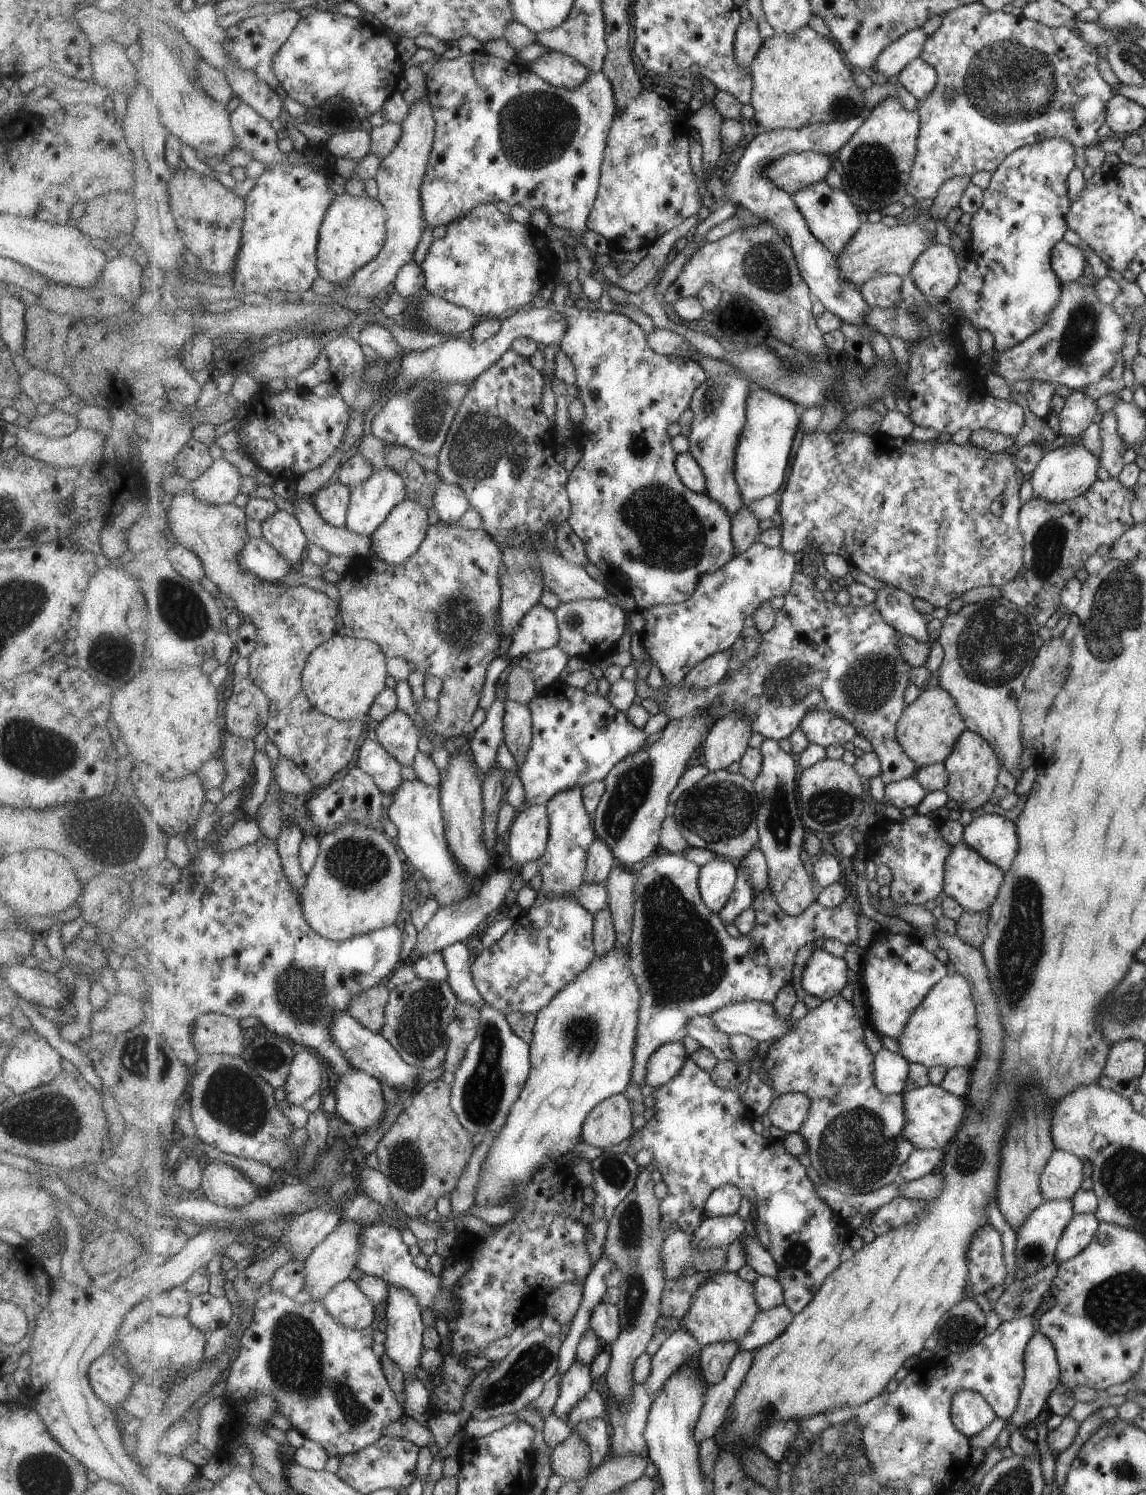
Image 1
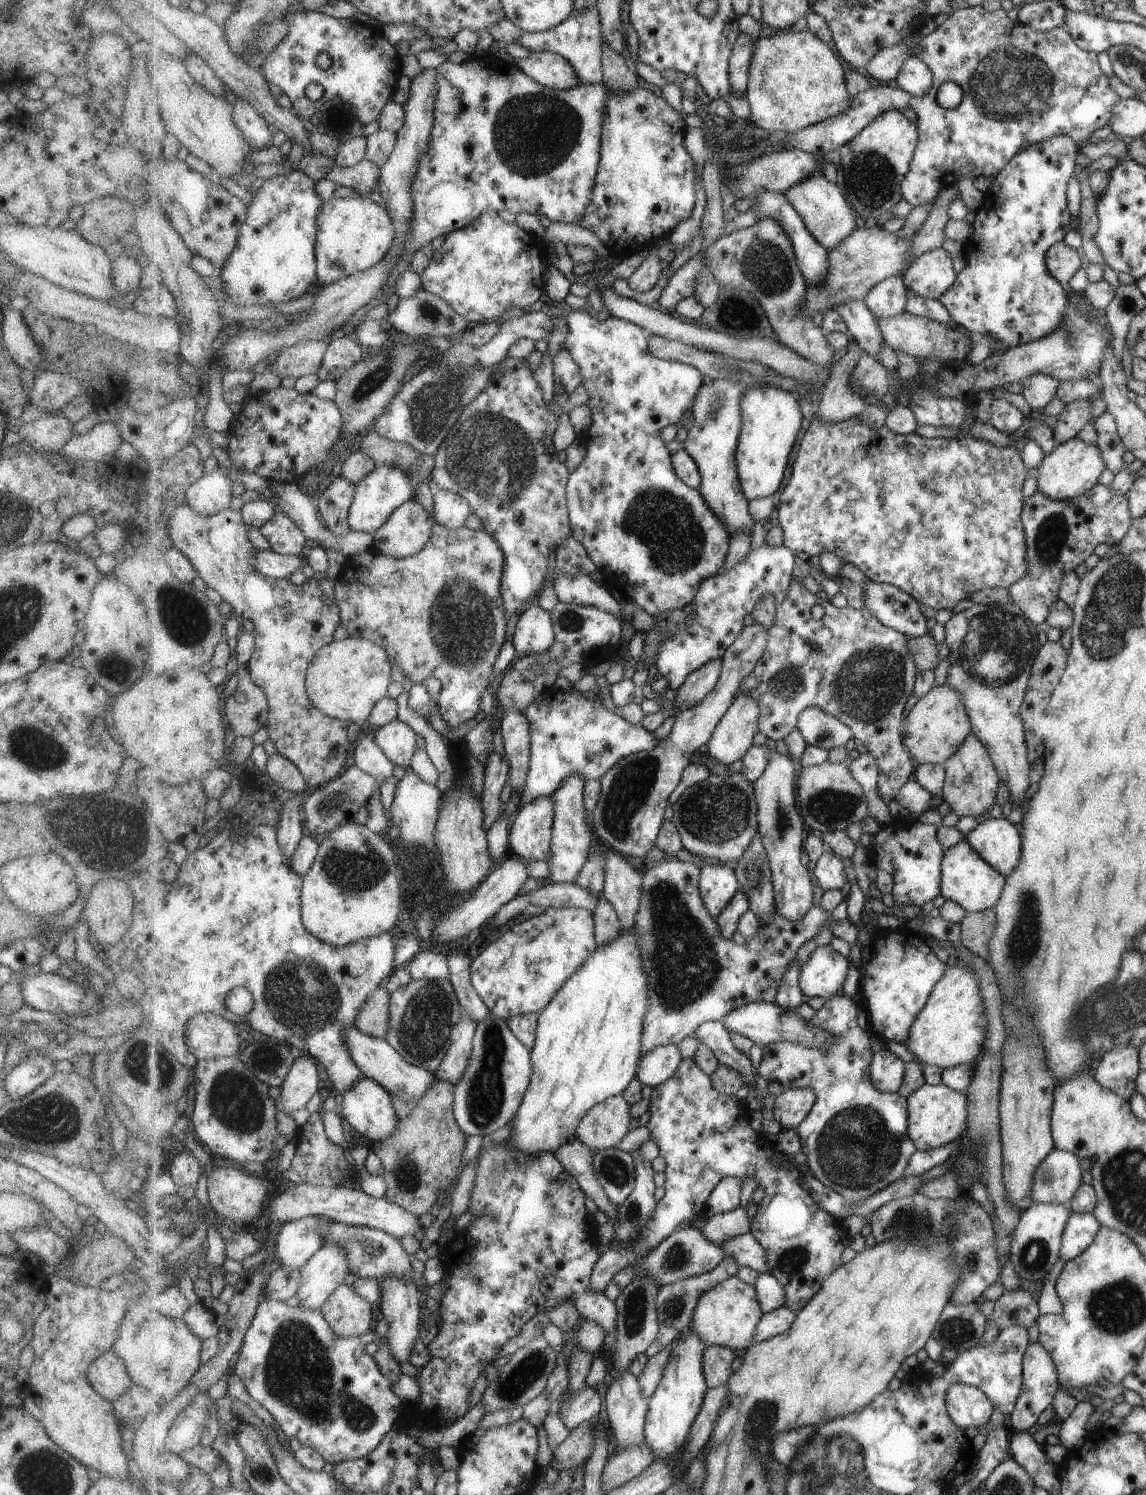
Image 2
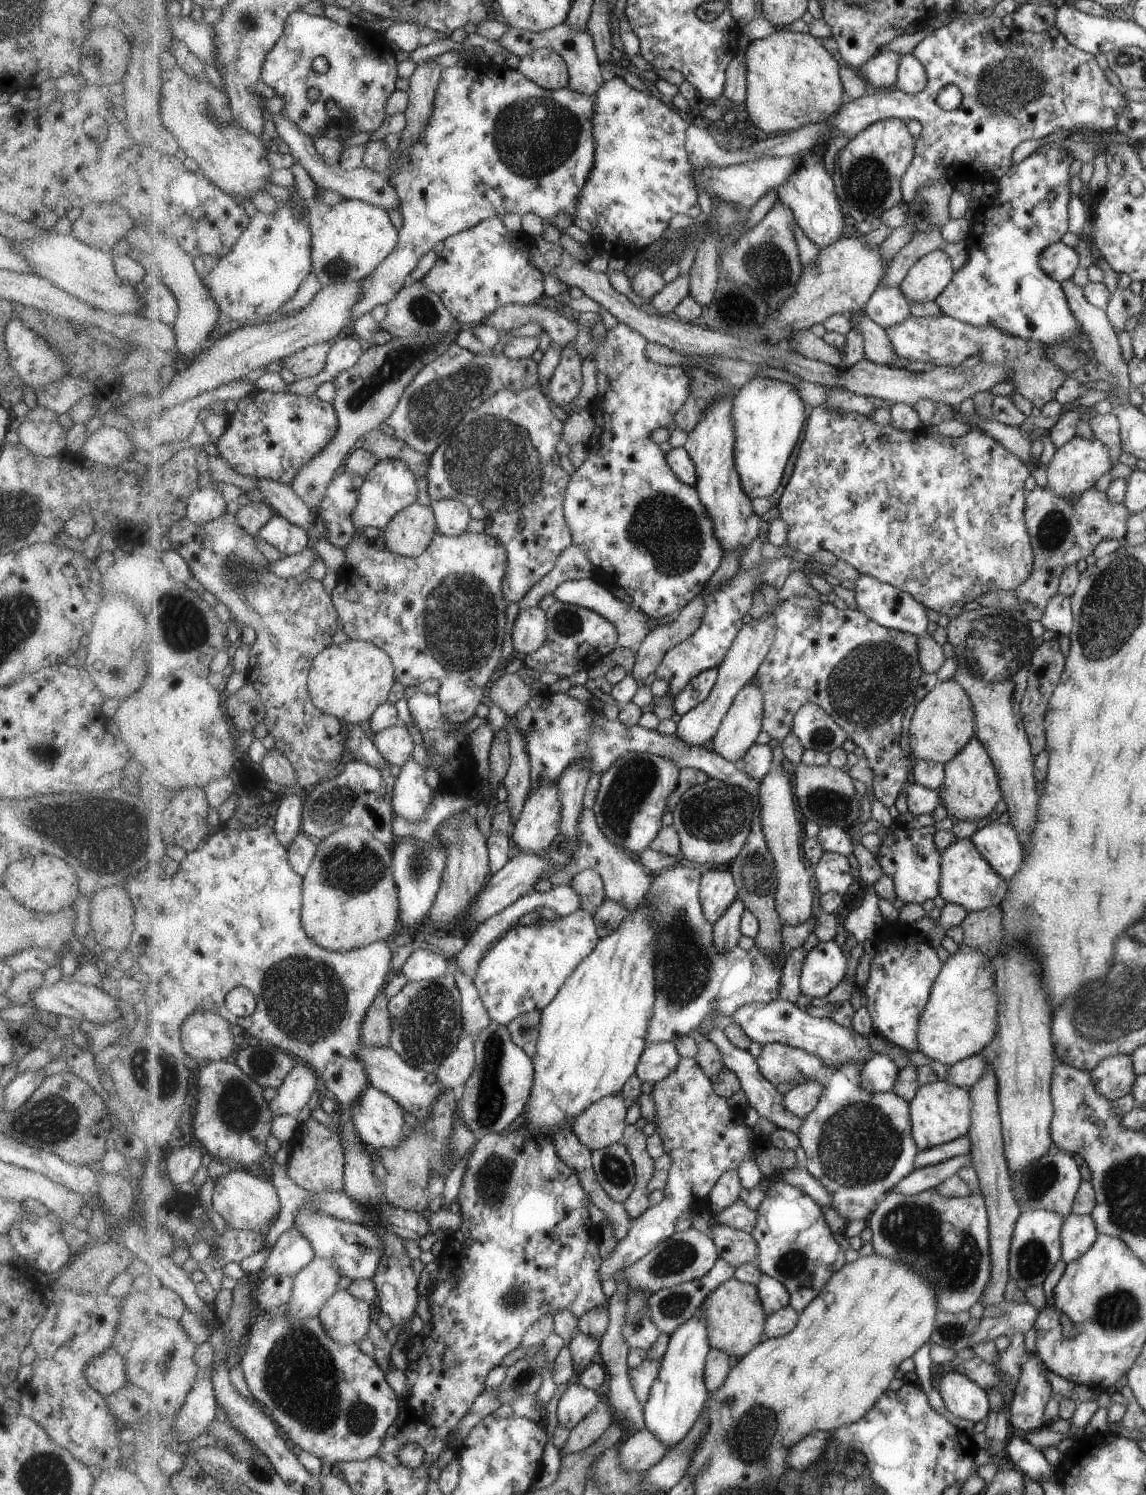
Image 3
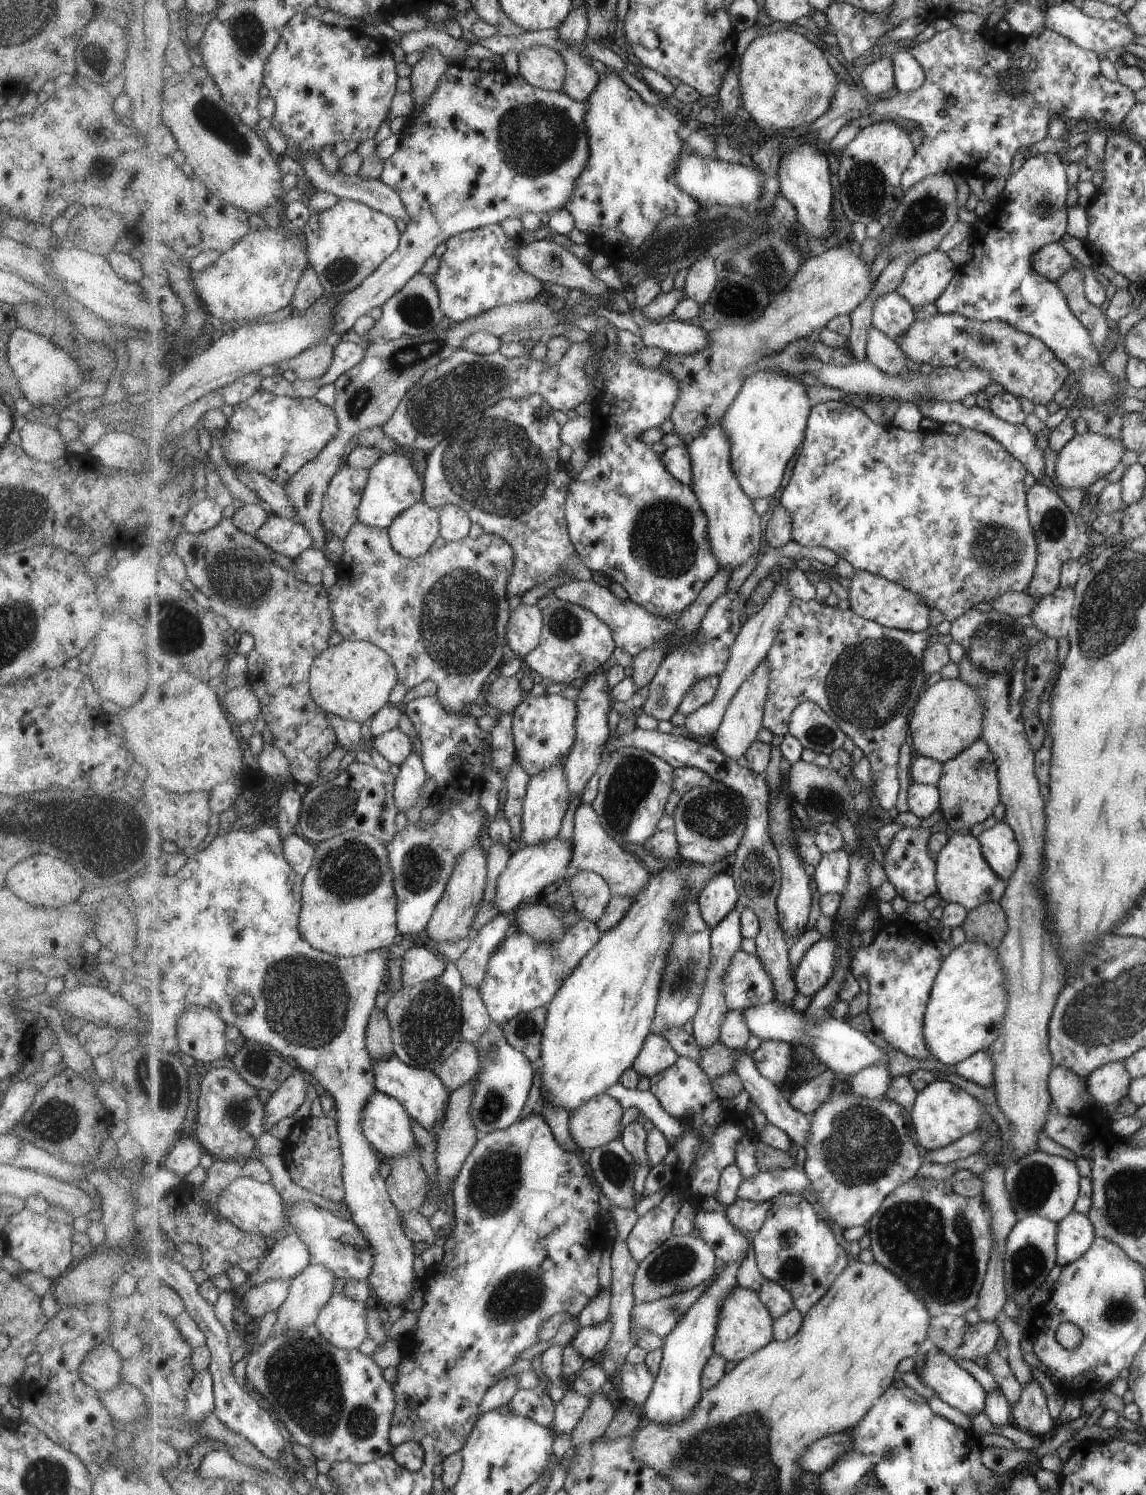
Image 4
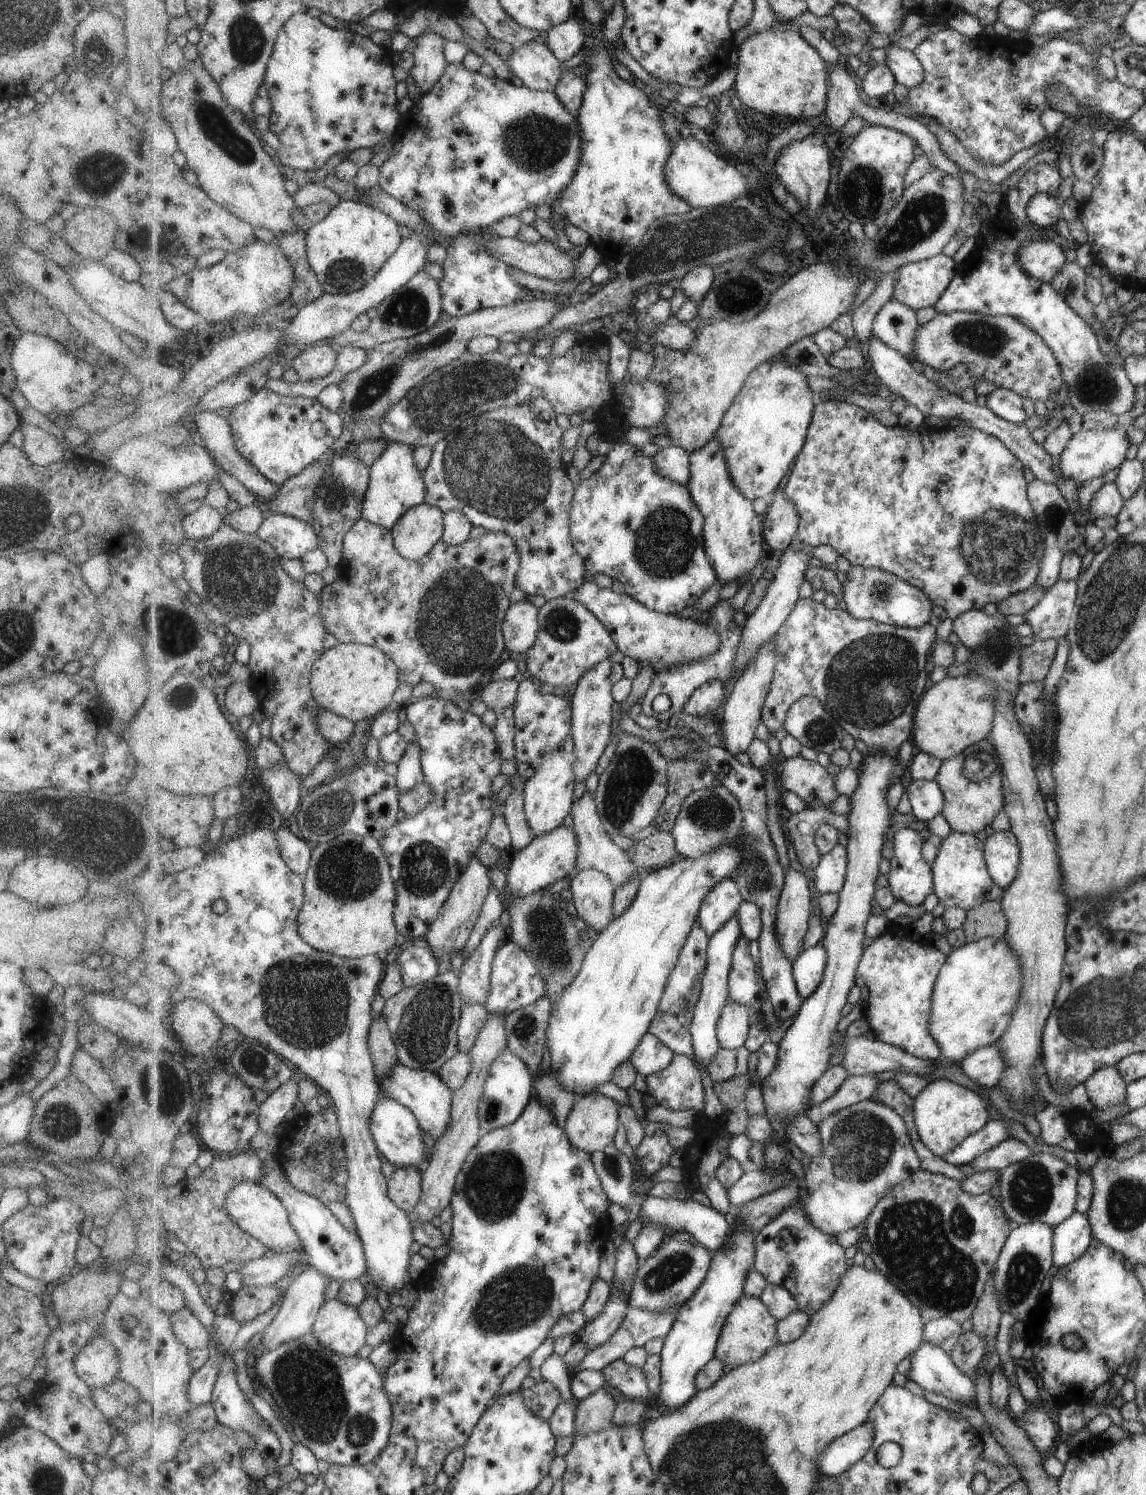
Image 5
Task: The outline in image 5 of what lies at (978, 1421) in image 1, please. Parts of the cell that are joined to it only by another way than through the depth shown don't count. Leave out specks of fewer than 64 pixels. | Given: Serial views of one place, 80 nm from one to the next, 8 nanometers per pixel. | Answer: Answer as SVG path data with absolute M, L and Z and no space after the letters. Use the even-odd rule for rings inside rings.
M924 1342L908 1359L911 1362L911 1370L907 1375L910 1380L916 1382L923 1389L926 1388L928 1391L933 1391L937 1394L942 1394L943 1396L957 1401L961 1405L963 1401L974 1402L976 1395L975 1383L972 1382L971 1377L962 1373L956 1364L953 1364L952 1355L949 1354L943 1348L935 1346L934 1344Z

